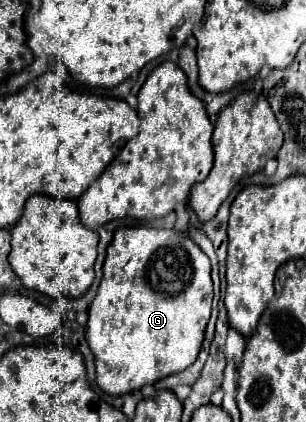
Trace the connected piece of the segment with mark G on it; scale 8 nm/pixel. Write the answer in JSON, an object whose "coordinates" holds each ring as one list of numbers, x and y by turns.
{"coordinates":[[130,226,118,228,108,246,104,276,88,310,85,338,96,358,96,384,112,396,122,396,182,372,198,358,212,306,208,256,180,230]]}

